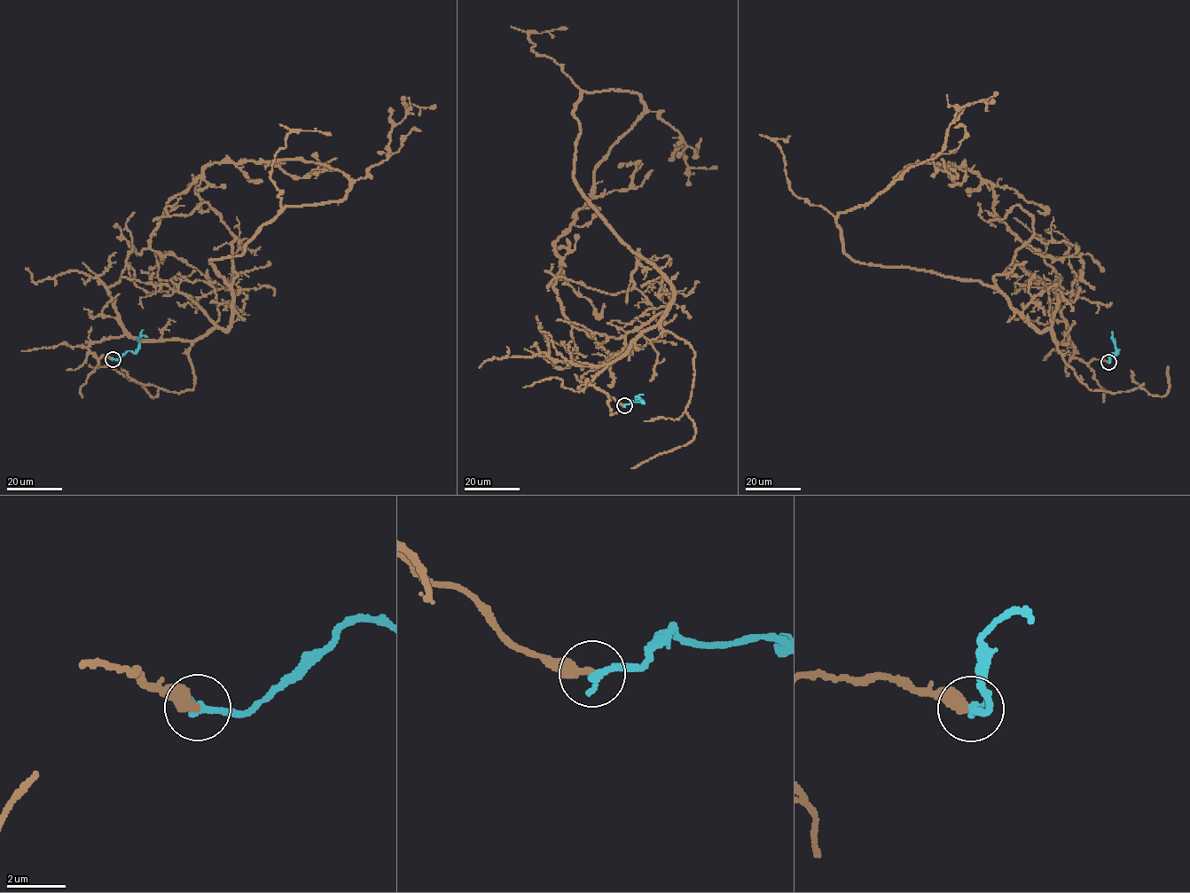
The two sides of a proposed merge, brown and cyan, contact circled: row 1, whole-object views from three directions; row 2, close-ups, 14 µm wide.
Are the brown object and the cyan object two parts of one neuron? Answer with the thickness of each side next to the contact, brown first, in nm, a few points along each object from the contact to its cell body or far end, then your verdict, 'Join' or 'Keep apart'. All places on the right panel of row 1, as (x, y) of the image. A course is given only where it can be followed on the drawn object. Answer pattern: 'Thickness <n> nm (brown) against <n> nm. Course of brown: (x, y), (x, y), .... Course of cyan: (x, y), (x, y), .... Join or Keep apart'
Thickness 400 nm (brown) against 300 nm. Course of brown: (1108, 361), (976, 280), (851, 260), (836, 221), (906, 167), (963, 166), (1095, 289). Course of cyan: (1108, 362), (1110, 355), (1116, 354), (1112, 331). Join

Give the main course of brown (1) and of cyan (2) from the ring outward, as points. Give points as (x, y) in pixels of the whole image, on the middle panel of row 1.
1: (624, 405), (585, 385), (674, 292), (574, 176), (582, 91), (644, 106), (550, 282), (605, 350), (677, 345)
2: (624, 405), (632, 401), (642, 403), (636, 395)

